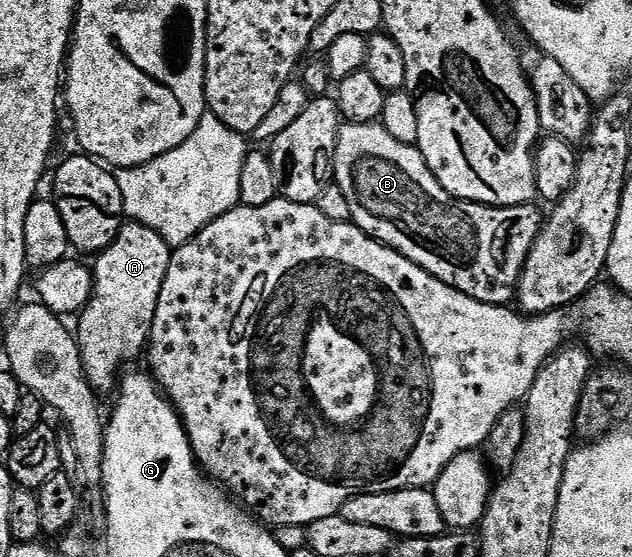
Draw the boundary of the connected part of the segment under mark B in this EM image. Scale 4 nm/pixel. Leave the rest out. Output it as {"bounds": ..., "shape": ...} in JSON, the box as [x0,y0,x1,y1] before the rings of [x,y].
{"bounds":[332,121,543,306],"shape":[[[350,121],[342,124],[341,128],[337,130],[337,146],[335,147],[335,155],[333,156],[332,176],[335,178],[335,183],[339,187],[339,191],[343,191],[343,196],[347,199],[347,207],[351,207],[352,224],[359,226],[367,236],[374,237],[376,241],[380,241],[387,248],[394,249],[399,255],[411,259],[411,263],[423,267],[423,271],[427,271],[435,279],[447,283],[447,287],[457,289],[460,293],[467,295],[471,299],[482,301],[488,305],[503,306],[508,306],[514,300],[517,280],[521,277],[521,271],[525,266],[527,255],[539,235],[543,224],[543,213],[540,213],[536,209],[536,204],[512,205],[511,207],[498,209],[495,205],[480,205],[474,201],[464,201],[455,195],[451,195],[439,183],[439,179],[435,179],[435,175],[427,167],[427,163],[416,145],[399,143],[399,139],[393,138],[380,123],[374,123],[372,121],[368,121],[367,123]]]}

